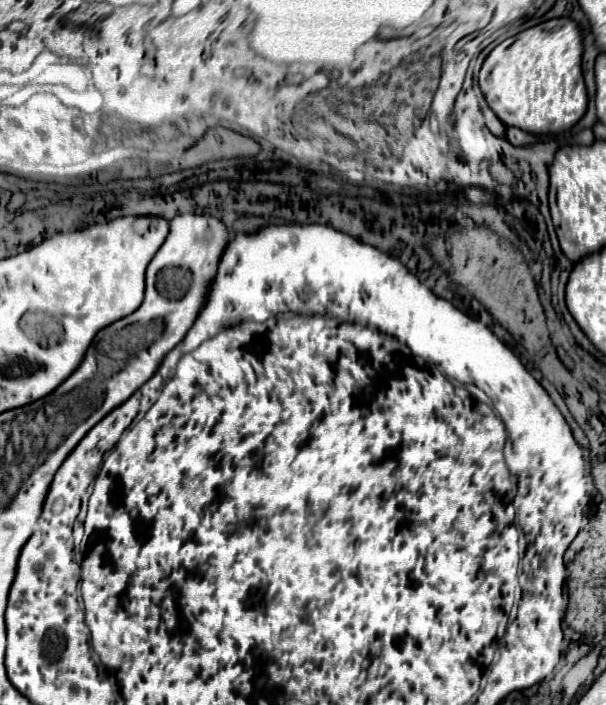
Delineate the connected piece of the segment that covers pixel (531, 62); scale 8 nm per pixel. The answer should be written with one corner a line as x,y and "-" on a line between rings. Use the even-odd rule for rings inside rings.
567,17
549,19
505,39
487,55
479,71
481,93
507,127
519,127
537,135
571,129
587,111
581,53
577,23

